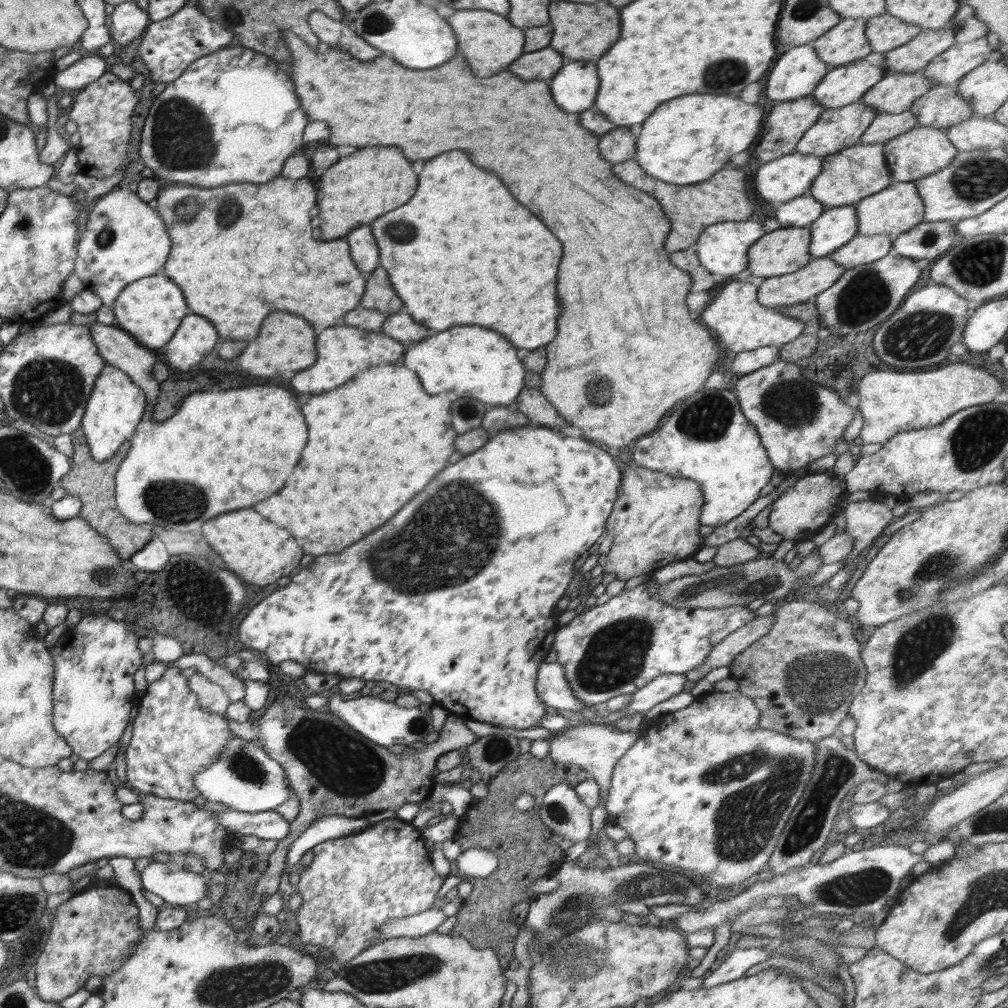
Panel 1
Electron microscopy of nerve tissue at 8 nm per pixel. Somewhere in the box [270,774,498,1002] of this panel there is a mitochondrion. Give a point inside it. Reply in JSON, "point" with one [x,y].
{"point":[388,974]}

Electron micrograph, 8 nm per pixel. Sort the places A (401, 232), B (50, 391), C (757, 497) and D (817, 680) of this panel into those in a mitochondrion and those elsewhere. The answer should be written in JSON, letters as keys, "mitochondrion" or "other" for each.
{"A":"mitochondrion","B":"mitochondrion","C":"other","D":"mitochondrion"}

